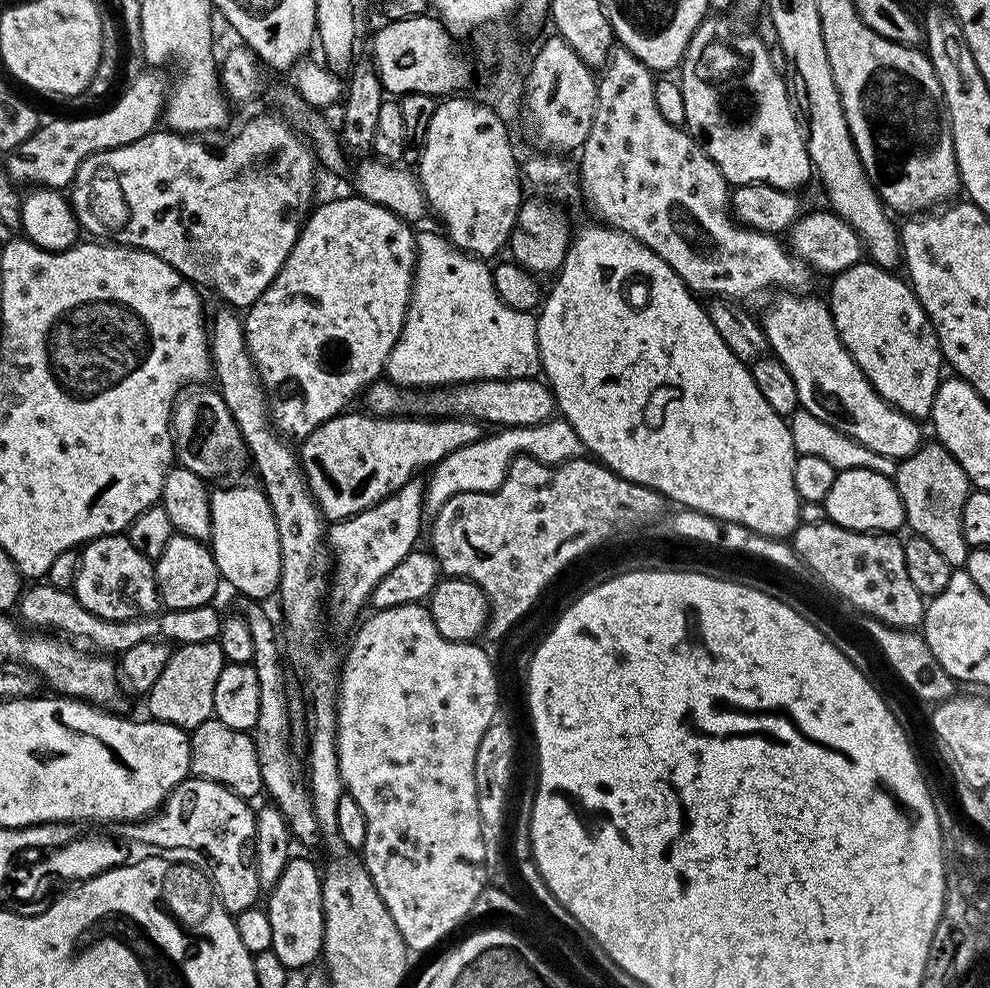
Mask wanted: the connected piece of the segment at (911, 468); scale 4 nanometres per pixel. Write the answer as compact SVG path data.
M939 442L921 443L920 449L899 461L894 483L904 503L907 527L917 536L926 538L942 554L946 562L964 566L969 546L962 534L962 506L970 491L967 474L962 466Z

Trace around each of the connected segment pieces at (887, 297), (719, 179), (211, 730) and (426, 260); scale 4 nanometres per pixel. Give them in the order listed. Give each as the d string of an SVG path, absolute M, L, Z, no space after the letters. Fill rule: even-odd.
M860 261L831 279L832 286L828 305L832 321L838 330L838 338L846 346L846 350L854 358L854 362L858 362L862 374L866 374L868 381L876 387L880 397L886 402L890 402L898 410L902 410L907 416L913 416L917 422L924 422L931 417L934 398L938 394L942 379L940 367L943 369L946 361L940 353L940 343L934 326L929 322L916 292L903 277L898 278L896 274L889 269L876 266L872 261ZM882 309L884 309L884 322L887 328L896 332L897 338L900 339L896 348L892 348L892 344L888 340L876 344L876 322Z
M620 46L611 53L610 59L603 69L596 85L596 109L594 110L594 122L590 126L590 134L586 138L583 148L579 149L580 176L578 172L578 188L584 195L584 200L596 211L595 219L603 222L607 227L617 228L634 237L638 242L645 244L658 258L666 261L683 278L684 283L692 289L693 293L709 292L707 295L712 298L727 298L737 302L748 302L751 296L764 292L767 288L780 288L776 290L804 290L810 277L810 269L804 261L793 256L791 251L782 243L779 235L770 232L759 232L753 228L746 228L737 224L730 211L730 185L722 170L704 153L703 147L679 123L671 124L664 117L660 104L656 101L656 80L652 69L645 66L635 54L627 48Z
M215 718L202 722L202 726L190 732L190 772L195 779L218 782L246 801L261 795L264 787L258 753L252 732L234 730L226 722Z
M437 232L417 235L416 279L400 337L388 355L387 379L401 388L427 390L471 380L535 377L541 371L537 317L506 306L494 290L492 268Z

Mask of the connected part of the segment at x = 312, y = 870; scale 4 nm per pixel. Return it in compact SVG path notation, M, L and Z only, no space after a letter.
M289 860L282 878L267 893L270 922L270 950L278 954L282 966L289 970L304 968L321 959L324 951L324 907L322 906L322 872L308 860Z

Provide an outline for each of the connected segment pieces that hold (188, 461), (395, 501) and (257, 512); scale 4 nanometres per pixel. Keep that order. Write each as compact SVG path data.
M188 386L185 387L184 391L176 397L176 404L172 407L172 451L175 459L178 461L179 467L185 468L186 470L194 470L194 474L198 474L206 482L213 482L219 476L228 476L231 472L236 472L239 468L249 467L250 457L248 454L248 448L244 445L244 439L242 434L238 430L238 422L234 422L234 414L230 414L230 410L226 406L223 395L215 387L204 388L208 386Z
M413 478L377 504L371 504L366 510L348 516L345 520L335 521L327 529L326 543L330 549L331 559L334 561L334 567L330 572L326 608L327 611L332 611L332 616L338 623L355 625L356 615L359 614L363 604L369 603L374 586L378 586L378 582L382 582L382 578L386 578L386 574L390 574L390 570L394 570L394 566L398 566L398 562L402 562L406 554L414 551L417 547L416 539L420 536L420 523L424 520L424 512L426 513L426 484L423 479Z
M236 484L211 493L212 535L210 547L218 570L241 592L252 600L260 600L277 591L280 586L280 543L278 526L263 487Z

